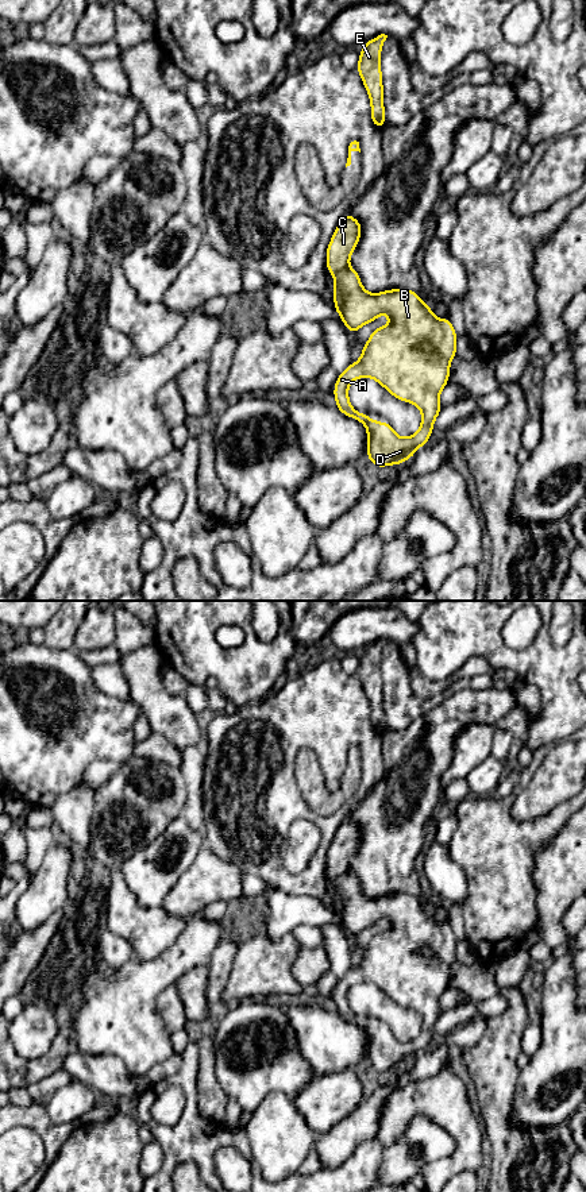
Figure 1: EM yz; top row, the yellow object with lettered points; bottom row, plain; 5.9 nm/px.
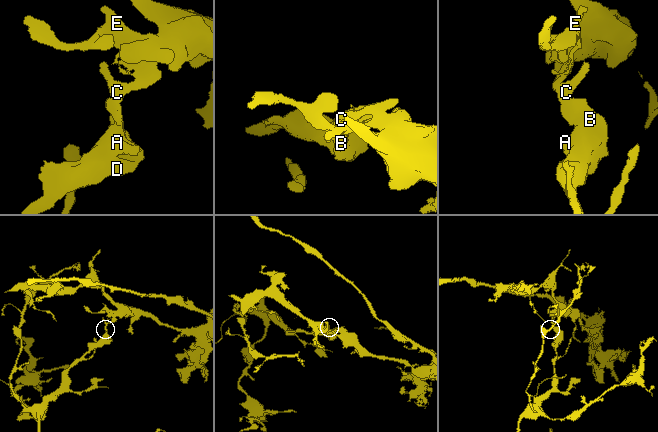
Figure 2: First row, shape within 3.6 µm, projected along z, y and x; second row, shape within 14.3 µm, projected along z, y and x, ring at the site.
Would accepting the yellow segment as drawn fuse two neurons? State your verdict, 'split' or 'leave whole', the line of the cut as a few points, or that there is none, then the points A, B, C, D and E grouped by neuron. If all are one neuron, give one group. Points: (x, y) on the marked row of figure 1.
split; cut yz (347, 265), (334, 276); groups A B D / C E

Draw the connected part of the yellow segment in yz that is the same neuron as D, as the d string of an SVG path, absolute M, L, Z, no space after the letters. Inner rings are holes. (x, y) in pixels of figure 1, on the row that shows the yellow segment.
M350 266L334 279L334 308L352 335L382 313L390 319L388 325L370 335L359 360L339 374L334 389L336 408L367 428L367 456L373 464L401 464L427 444L443 408L439 396L448 383L450 363L456 355L456 332L450 319L436 319L413 290L371 294ZM363 377L375 379L396 398L420 408L421 427L413 436L400 437L388 421L377 423L351 406L348 385Z

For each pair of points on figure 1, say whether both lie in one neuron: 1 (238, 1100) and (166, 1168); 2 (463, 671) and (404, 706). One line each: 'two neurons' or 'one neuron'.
1: two neurons
2: two neurons

